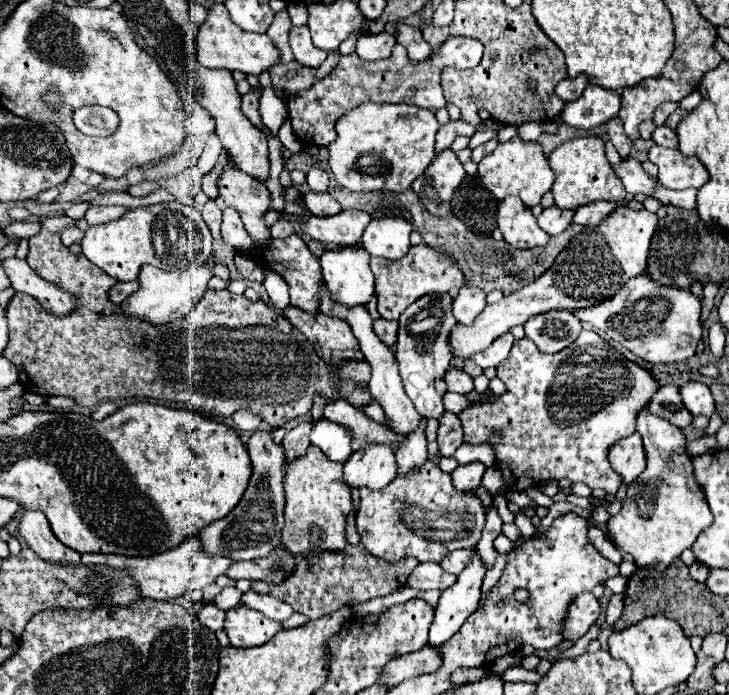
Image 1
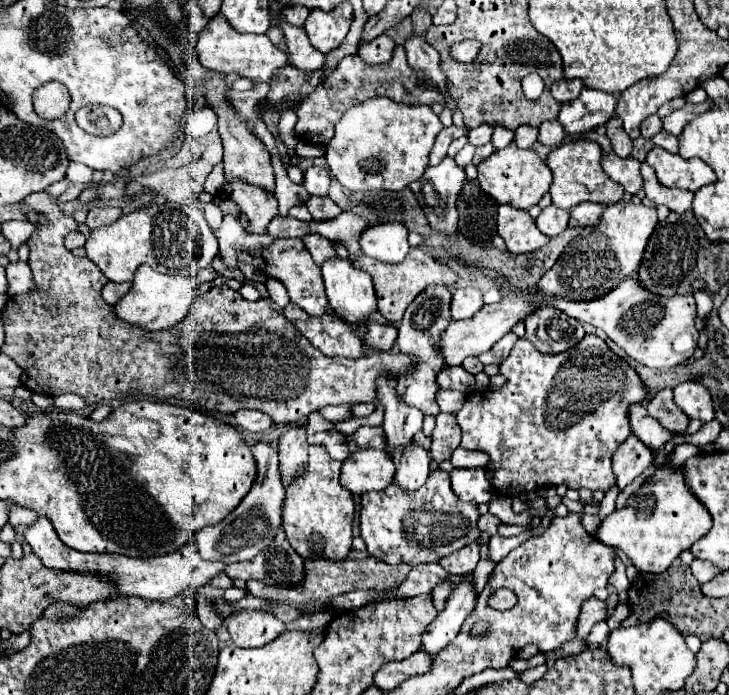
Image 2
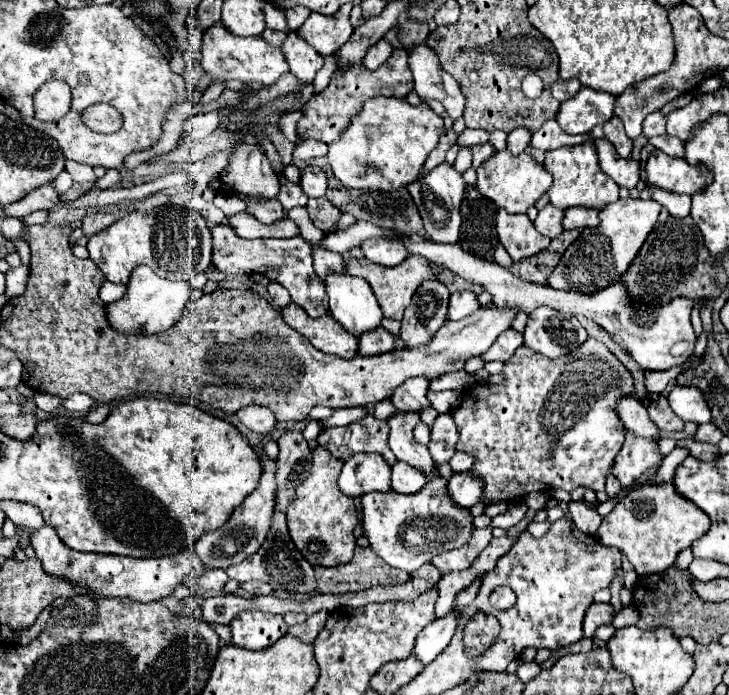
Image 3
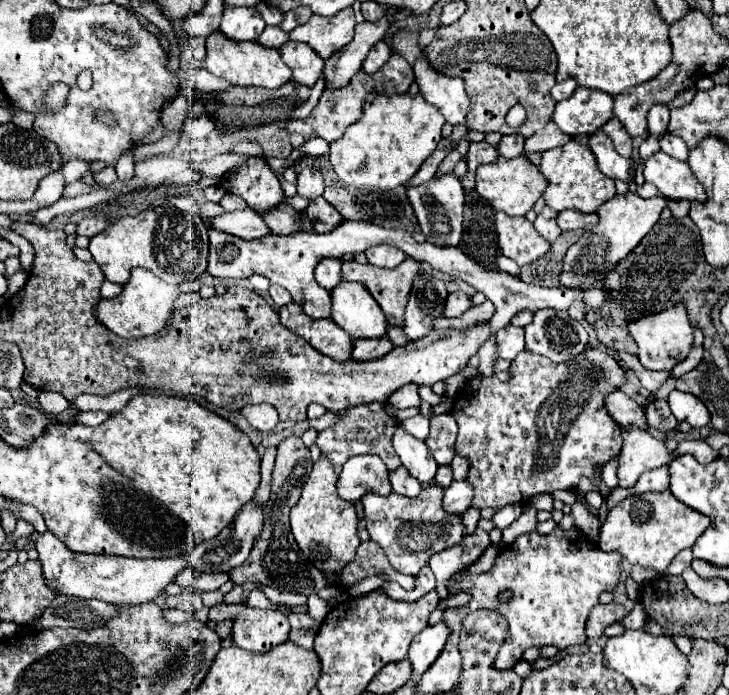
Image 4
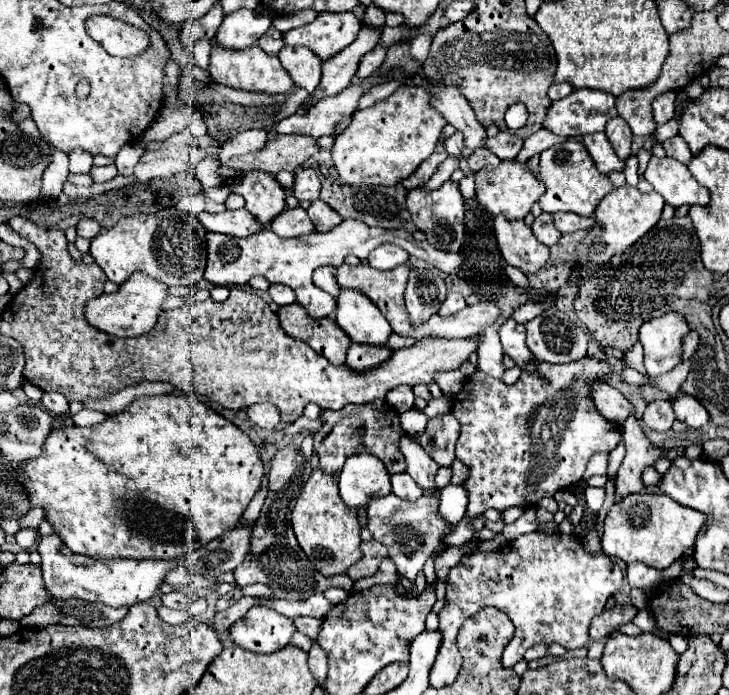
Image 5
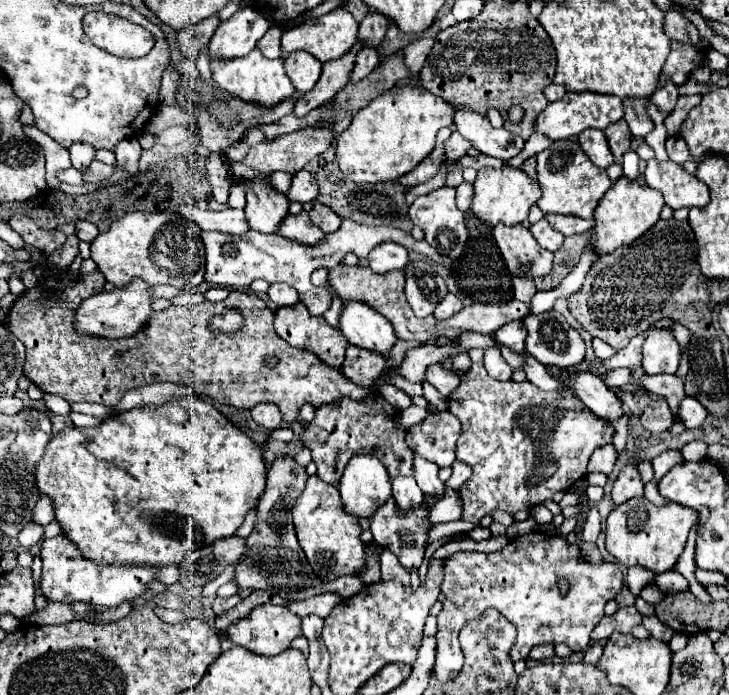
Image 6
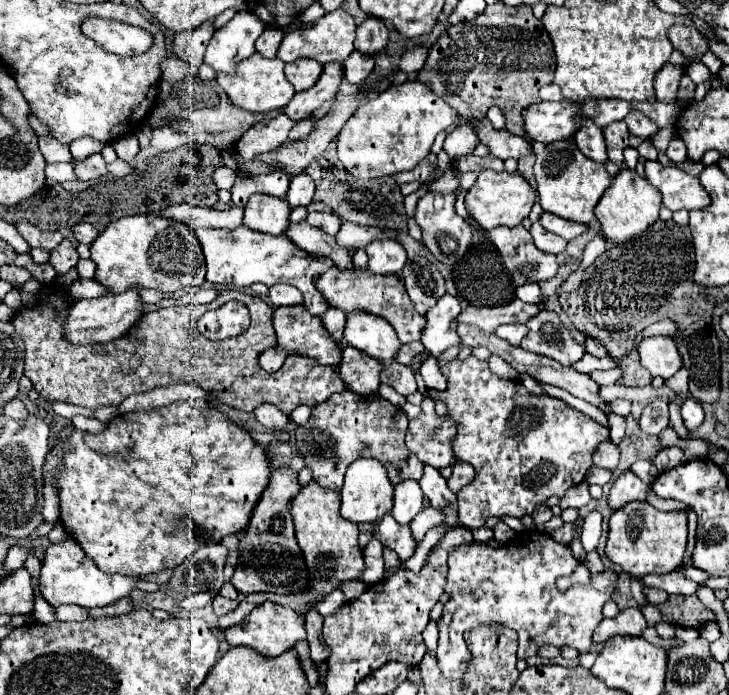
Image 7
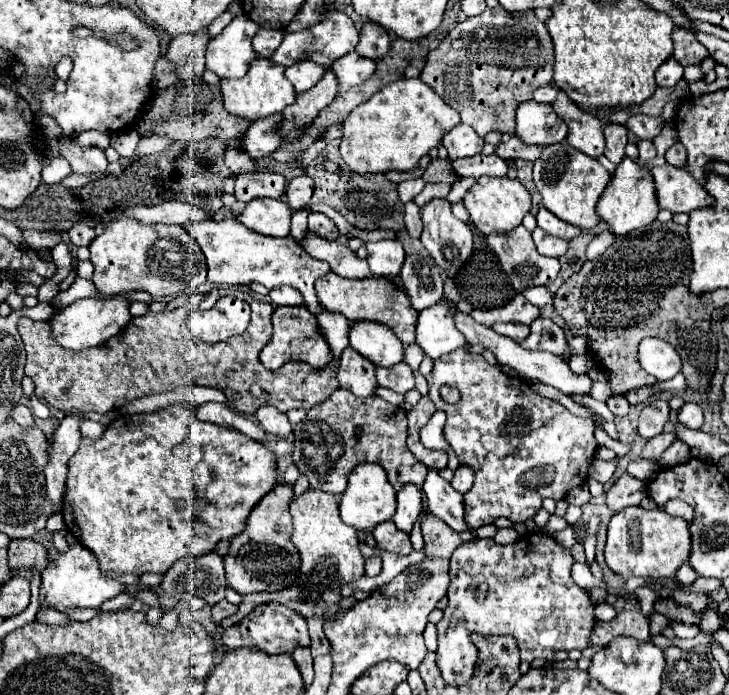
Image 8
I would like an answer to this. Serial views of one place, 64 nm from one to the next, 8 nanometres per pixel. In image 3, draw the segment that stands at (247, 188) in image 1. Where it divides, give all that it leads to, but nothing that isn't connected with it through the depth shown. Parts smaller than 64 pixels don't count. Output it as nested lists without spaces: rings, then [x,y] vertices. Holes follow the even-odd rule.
[[[240,196],[248,204],[248,212],[256,216],[264,224],[274,224],[278,220],[284,220],[286,212],[278,200],[248,200],[248,196]]]

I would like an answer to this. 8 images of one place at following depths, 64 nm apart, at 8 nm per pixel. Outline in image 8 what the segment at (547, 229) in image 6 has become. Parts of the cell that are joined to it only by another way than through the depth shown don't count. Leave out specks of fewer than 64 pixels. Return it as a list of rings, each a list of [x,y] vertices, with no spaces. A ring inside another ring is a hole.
[[[536,228],[536,230],[532,232],[532,236],[534,236],[534,242],[536,242],[538,252],[540,252],[540,254],[544,254],[544,256],[560,258],[560,256],[562,256],[562,254],[566,254],[566,250],[568,250],[568,240],[548,236],[542,228]]]

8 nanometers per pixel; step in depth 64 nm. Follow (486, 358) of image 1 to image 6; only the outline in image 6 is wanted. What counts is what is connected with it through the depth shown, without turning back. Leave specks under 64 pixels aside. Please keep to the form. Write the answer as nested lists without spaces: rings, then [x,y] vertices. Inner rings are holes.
[[[512,322],[512,324],[504,324],[504,328],[498,328],[494,332],[494,336],[502,342],[508,344],[508,348],[512,348],[514,352],[524,352],[524,340],[526,340],[526,328],[524,322]],[[528,356],[528,364],[524,364],[524,372],[526,372],[526,378],[534,386],[538,386],[546,392],[554,392],[554,390],[560,388],[560,384],[556,384],[556,380],[544,372],[544,364],[536,362],[532,356]]]

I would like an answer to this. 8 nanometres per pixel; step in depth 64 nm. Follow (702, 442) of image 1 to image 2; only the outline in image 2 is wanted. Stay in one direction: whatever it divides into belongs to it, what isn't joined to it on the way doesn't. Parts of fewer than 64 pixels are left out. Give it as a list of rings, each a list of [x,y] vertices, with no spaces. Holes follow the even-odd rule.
[[[686,442],[684,444],[678,444],[674,448],[674,452],[670,454],[668,464],[672,464],[672,470],[676,470],[676,468],[680,468],[694,454],[698,454],[698,446],[692,446],[692,444],[686,444]]]

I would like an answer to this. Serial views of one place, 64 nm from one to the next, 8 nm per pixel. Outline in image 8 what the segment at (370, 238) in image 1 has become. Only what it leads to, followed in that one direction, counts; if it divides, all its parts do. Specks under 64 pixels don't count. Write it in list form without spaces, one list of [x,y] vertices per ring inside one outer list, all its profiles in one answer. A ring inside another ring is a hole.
[[[380,240],[380,242],[366,242],[368,248],[368,264],[376,276],[396,278],[402,262],[404,262],[404,248],[398,240]]]

